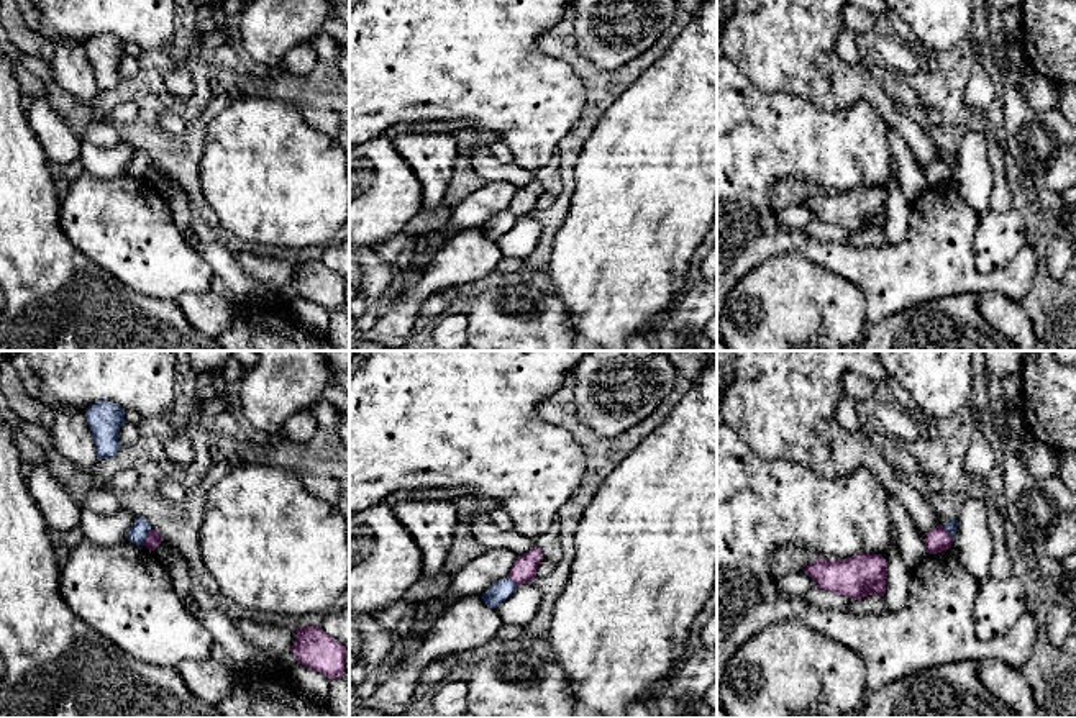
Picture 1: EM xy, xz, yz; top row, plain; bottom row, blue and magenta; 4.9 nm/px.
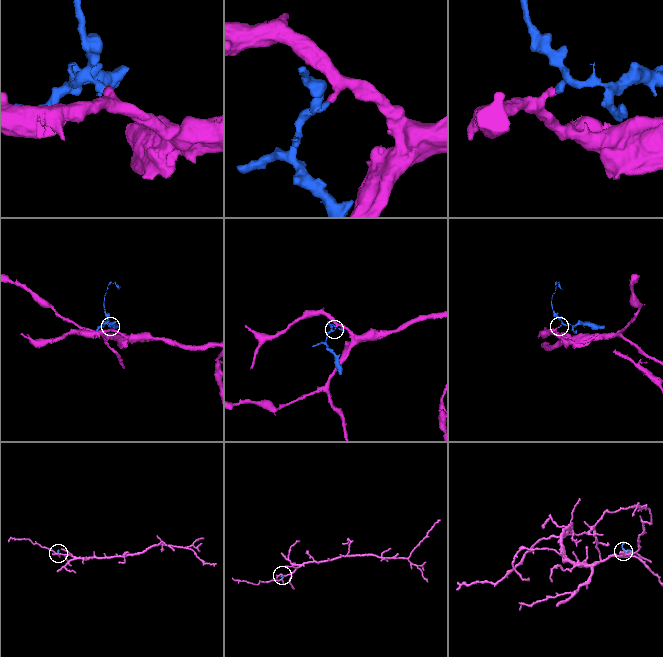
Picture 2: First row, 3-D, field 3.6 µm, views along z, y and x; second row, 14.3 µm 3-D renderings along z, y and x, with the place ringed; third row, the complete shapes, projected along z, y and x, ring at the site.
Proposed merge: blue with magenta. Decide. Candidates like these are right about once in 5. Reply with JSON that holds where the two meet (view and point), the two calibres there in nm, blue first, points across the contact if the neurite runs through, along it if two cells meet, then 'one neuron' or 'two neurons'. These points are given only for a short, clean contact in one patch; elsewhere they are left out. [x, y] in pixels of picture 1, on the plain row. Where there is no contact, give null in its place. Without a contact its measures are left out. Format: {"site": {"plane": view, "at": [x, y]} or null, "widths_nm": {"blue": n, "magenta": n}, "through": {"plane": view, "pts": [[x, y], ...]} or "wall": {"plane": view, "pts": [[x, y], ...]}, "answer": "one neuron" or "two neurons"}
{"site": {"plane": "xy", "at": [145, 171]}, "widths_nm": {"blue": 90, "magenta": 80}, "wall": {"plane": "xy", "pts": [[151, 163], [141, 177]]}, "answer": "two neurons"}

